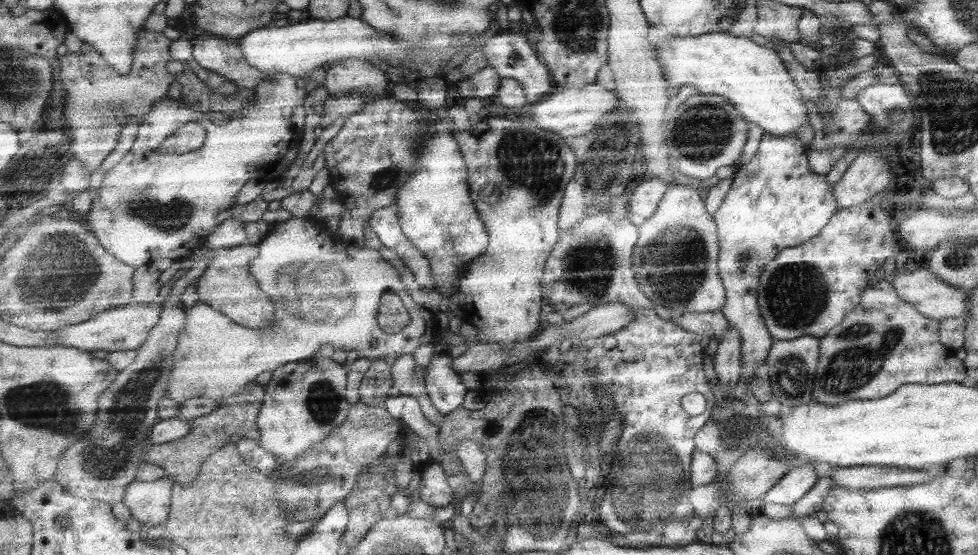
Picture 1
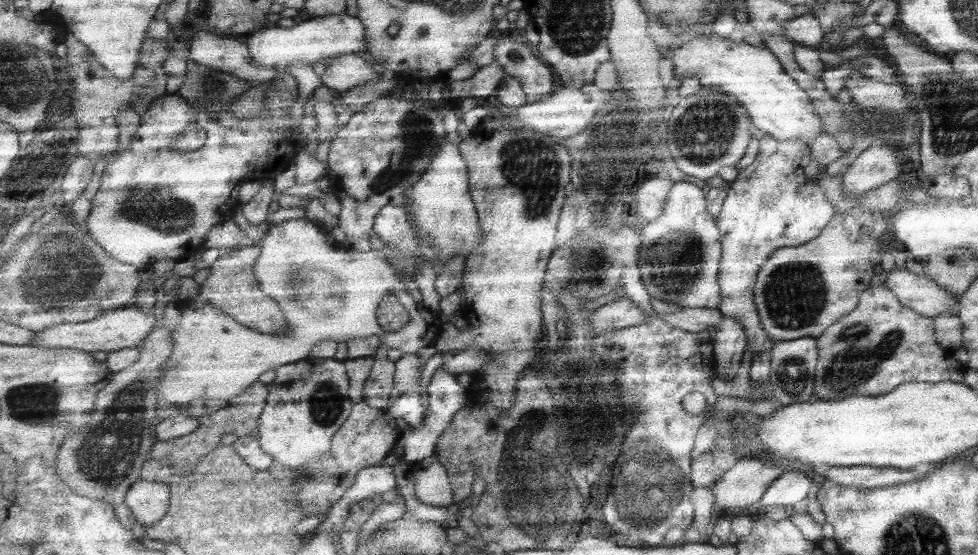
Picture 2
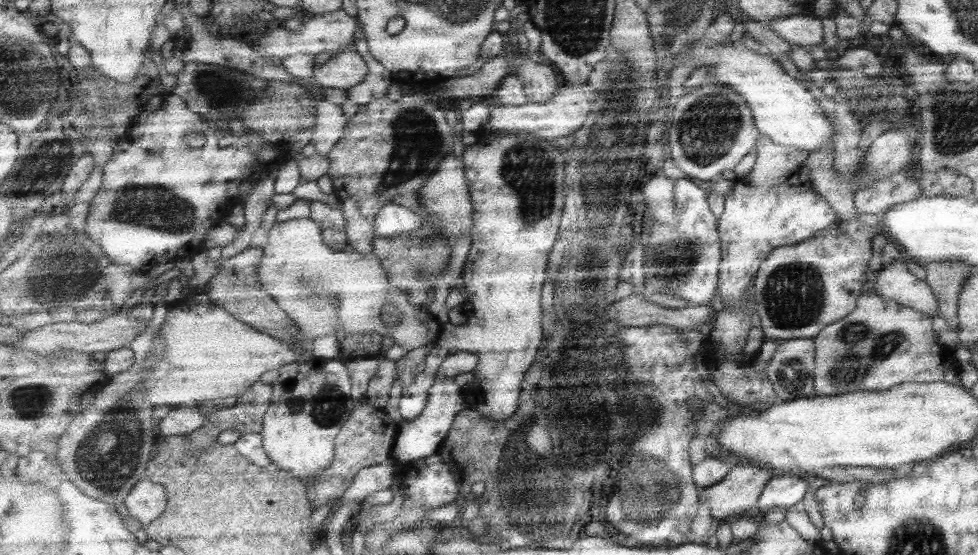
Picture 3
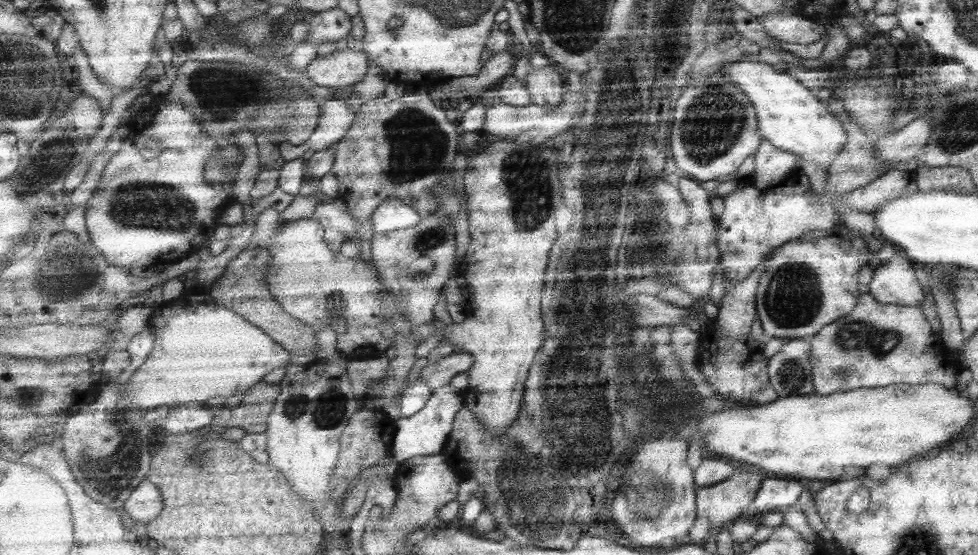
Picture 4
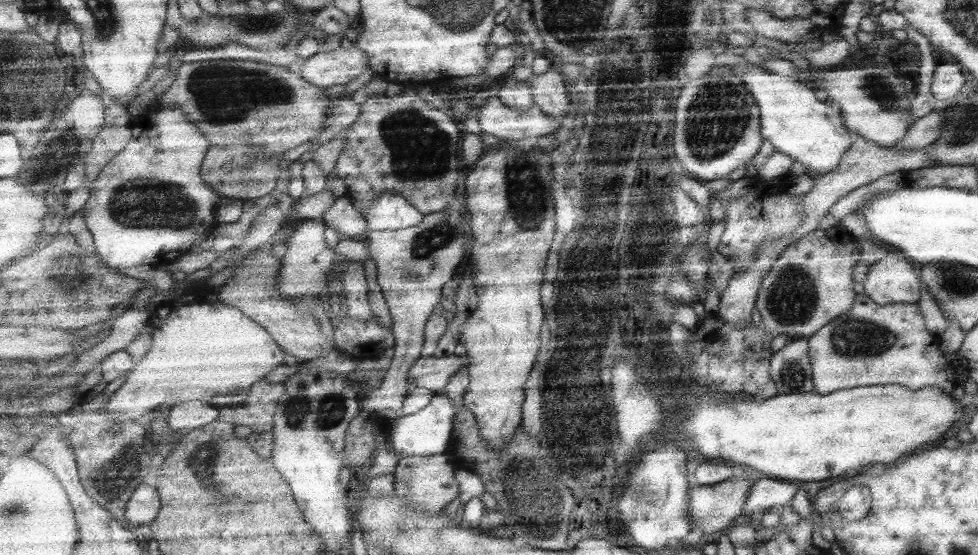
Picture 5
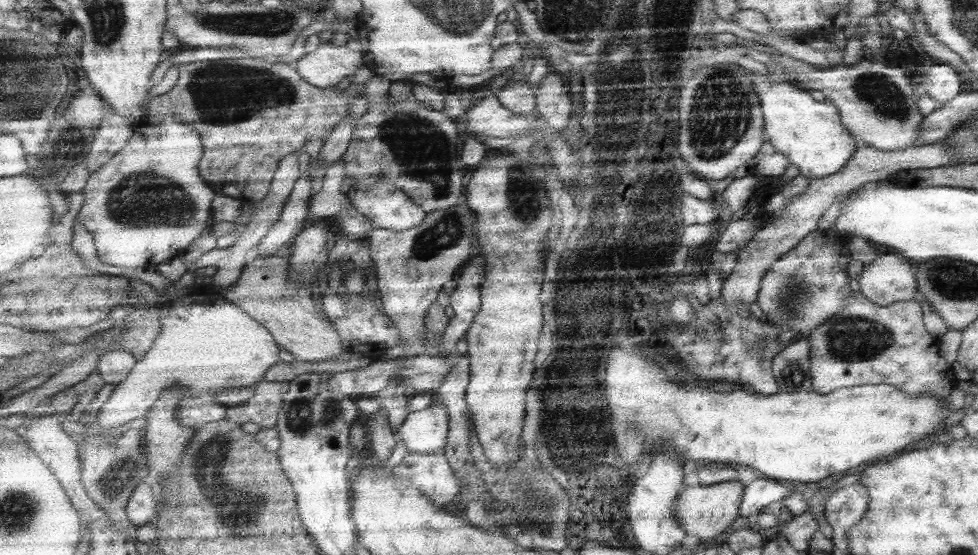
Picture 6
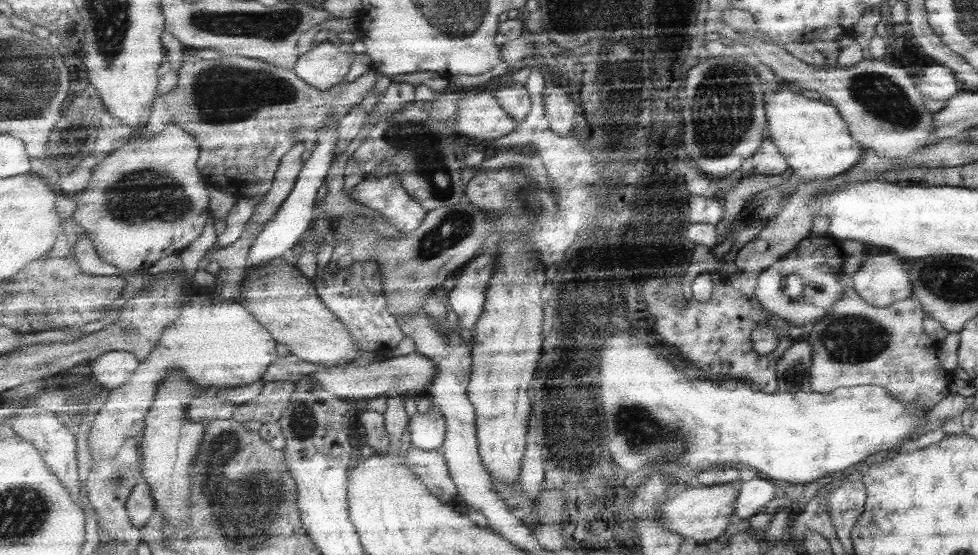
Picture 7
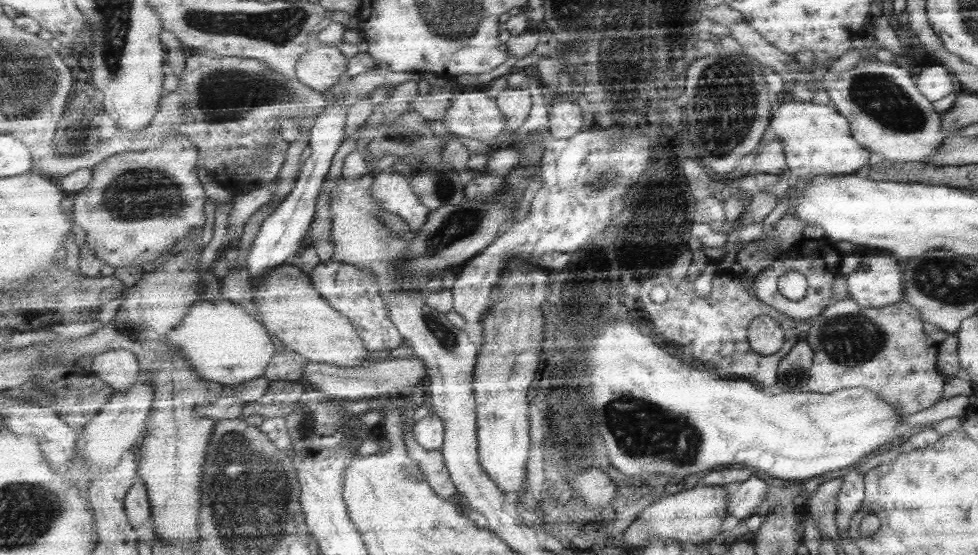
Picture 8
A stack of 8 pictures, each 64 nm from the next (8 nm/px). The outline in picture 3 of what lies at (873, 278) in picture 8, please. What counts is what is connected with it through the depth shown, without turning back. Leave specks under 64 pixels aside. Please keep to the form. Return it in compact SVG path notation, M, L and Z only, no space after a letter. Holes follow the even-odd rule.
M895 260L887 268L875 272L873 292L883 300L891 300L909 310L917 310L927 318L935 318L935 294L927 282L917 280L901 260Z

